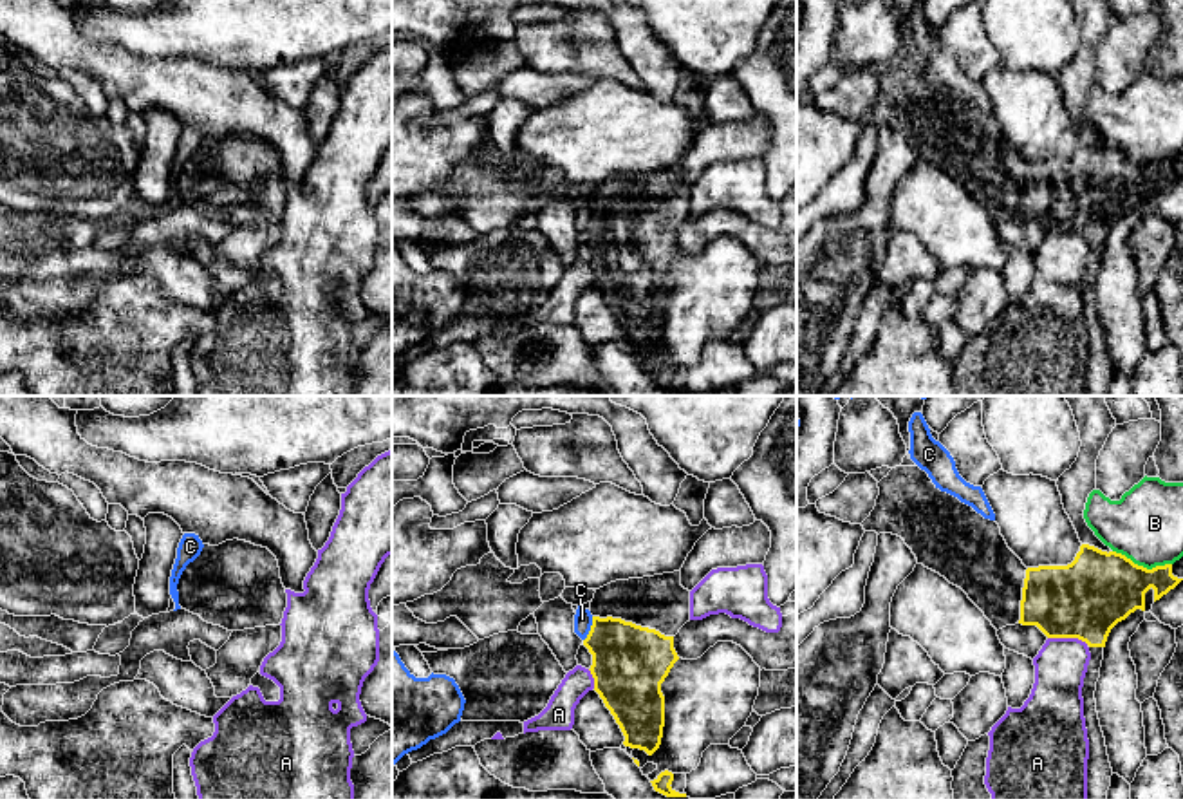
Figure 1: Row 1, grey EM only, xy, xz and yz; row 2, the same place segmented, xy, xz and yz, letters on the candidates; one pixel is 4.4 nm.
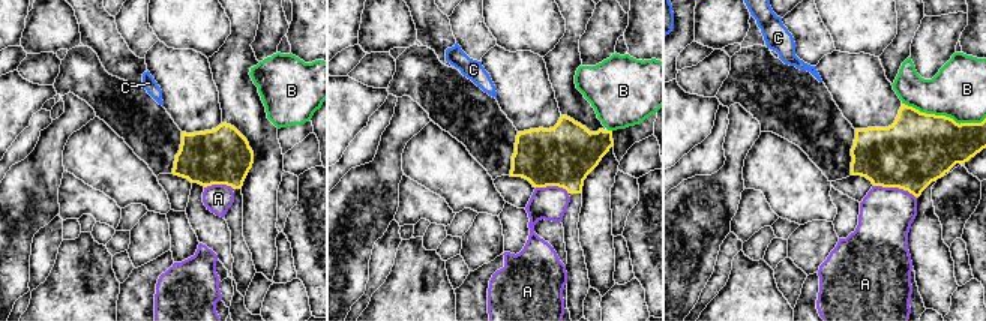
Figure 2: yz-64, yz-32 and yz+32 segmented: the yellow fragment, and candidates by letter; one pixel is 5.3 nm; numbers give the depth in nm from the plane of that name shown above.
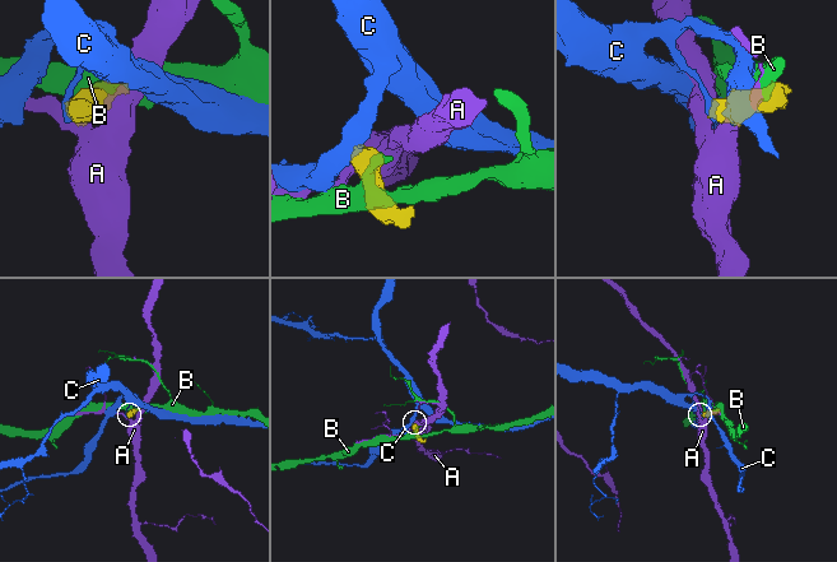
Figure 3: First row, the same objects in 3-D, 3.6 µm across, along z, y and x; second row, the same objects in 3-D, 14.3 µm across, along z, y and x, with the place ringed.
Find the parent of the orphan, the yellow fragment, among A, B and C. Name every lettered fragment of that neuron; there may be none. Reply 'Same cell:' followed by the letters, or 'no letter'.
Same cell: no letter

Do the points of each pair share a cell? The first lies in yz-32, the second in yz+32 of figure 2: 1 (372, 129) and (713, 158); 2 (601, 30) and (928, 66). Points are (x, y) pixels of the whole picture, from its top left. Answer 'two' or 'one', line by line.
1: one
2: one

